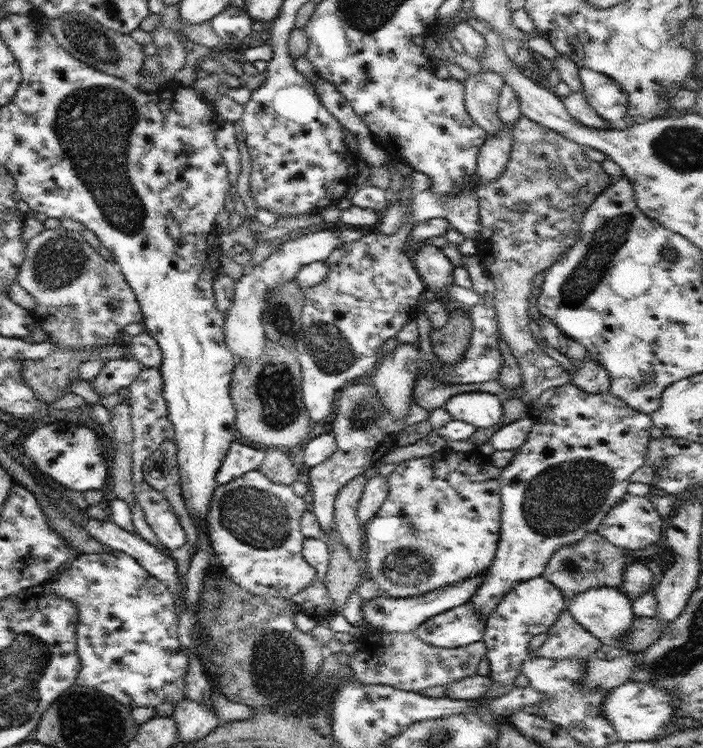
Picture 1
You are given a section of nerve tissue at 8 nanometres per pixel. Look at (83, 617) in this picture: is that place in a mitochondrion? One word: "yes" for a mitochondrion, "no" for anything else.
no

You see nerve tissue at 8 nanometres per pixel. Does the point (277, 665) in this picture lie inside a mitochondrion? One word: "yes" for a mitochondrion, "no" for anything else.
yes

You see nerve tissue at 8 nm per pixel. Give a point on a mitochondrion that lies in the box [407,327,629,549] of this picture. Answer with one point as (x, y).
(560, 501)

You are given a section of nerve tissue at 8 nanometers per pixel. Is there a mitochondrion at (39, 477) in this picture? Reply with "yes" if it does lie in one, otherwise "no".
no

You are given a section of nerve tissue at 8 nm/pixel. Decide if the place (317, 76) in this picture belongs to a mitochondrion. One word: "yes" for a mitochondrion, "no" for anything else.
no

